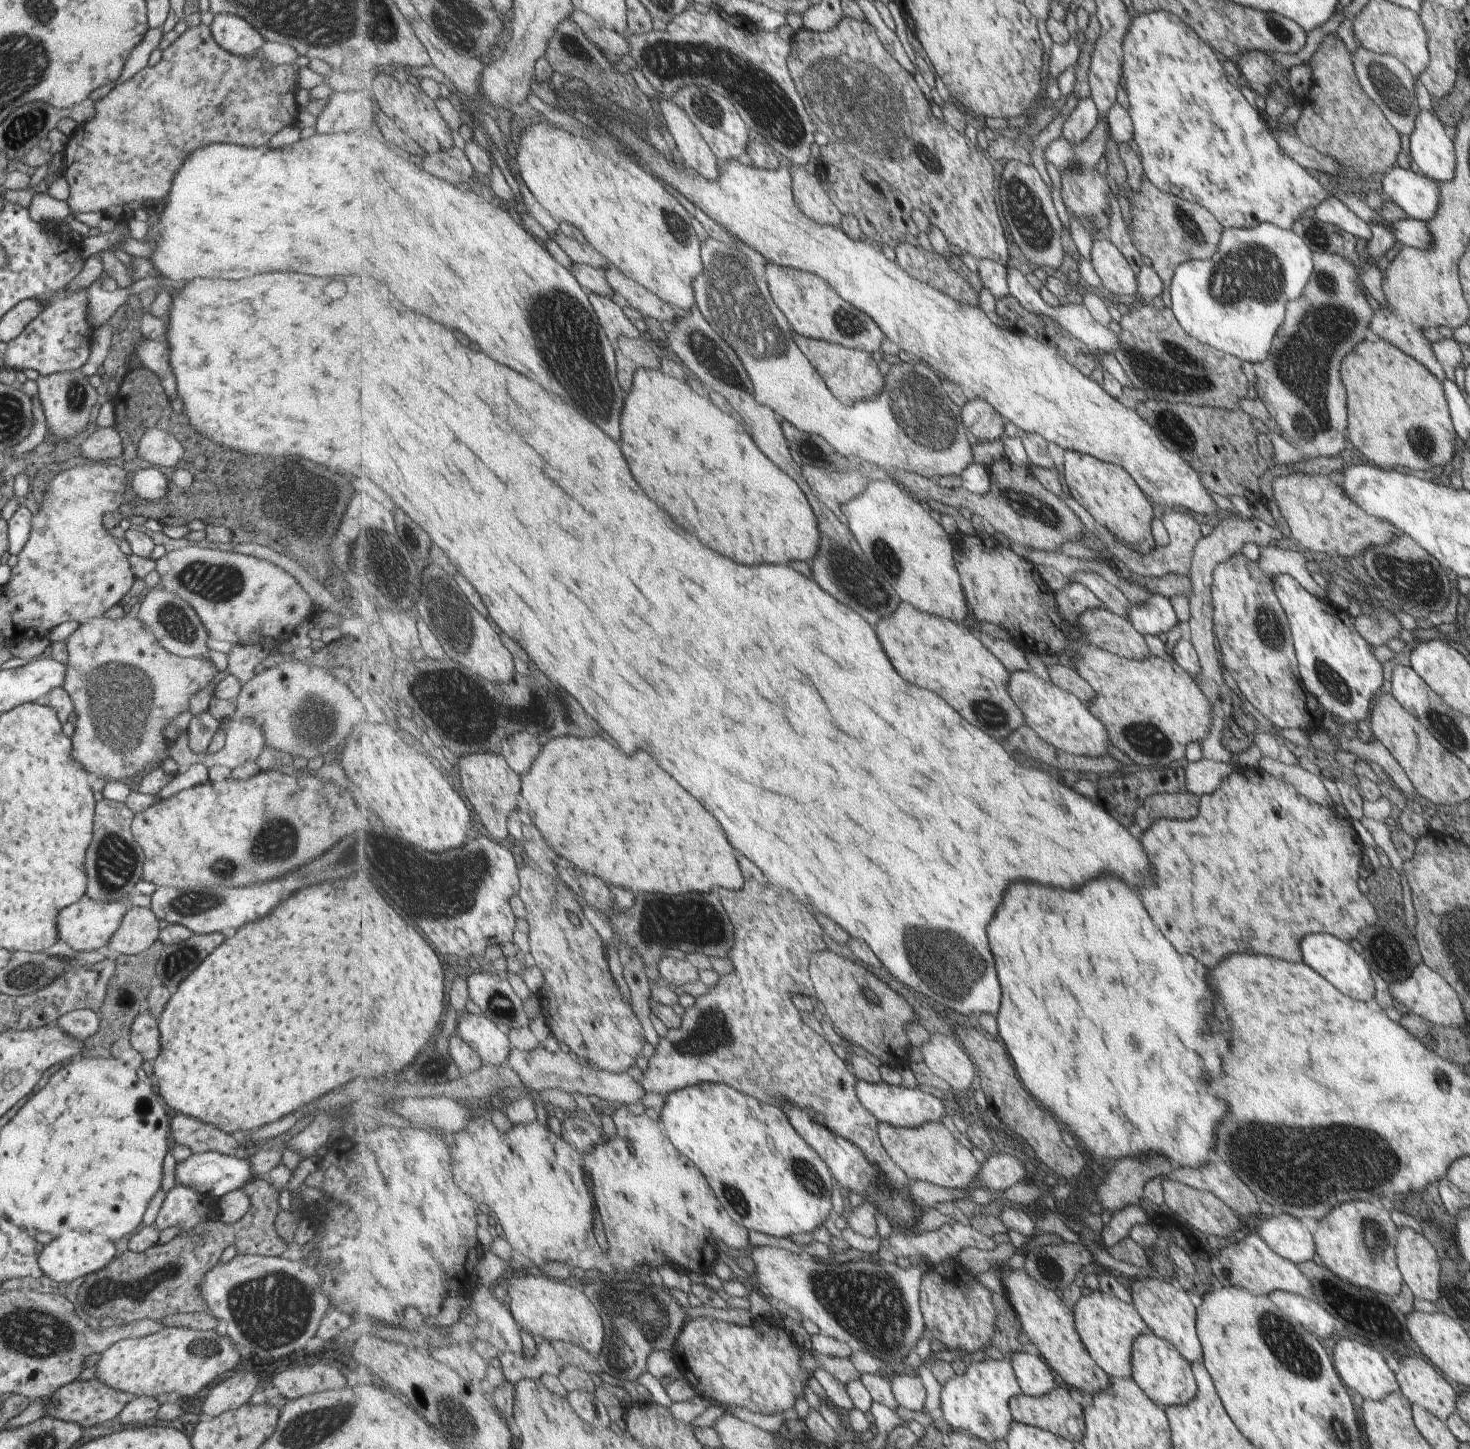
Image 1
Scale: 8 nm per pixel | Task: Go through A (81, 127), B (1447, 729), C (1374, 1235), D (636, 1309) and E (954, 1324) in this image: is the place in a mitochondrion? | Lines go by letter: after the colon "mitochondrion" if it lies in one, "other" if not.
A: other
B: mitochondrion
C: mitochondrion
D: mitochondrion
E: other

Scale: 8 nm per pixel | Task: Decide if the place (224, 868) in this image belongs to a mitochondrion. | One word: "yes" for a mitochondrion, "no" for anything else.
yes

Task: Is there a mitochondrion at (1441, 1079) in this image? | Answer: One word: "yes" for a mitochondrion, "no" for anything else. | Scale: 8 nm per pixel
no

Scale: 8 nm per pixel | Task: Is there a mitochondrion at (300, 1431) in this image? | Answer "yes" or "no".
yes

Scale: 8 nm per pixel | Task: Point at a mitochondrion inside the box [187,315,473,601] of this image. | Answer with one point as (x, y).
(320, 499)

